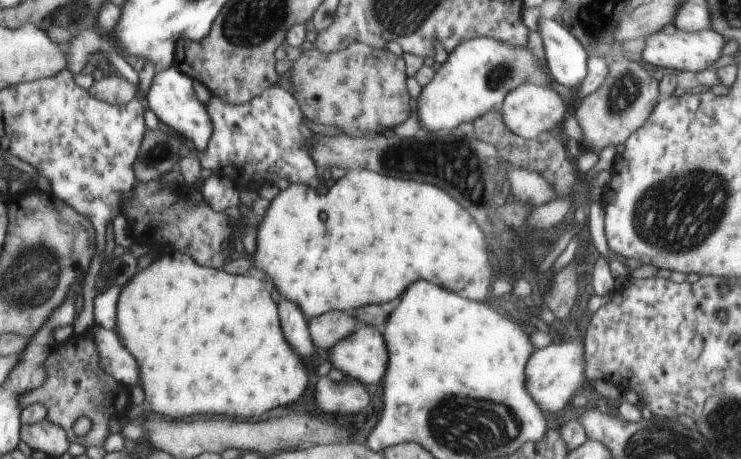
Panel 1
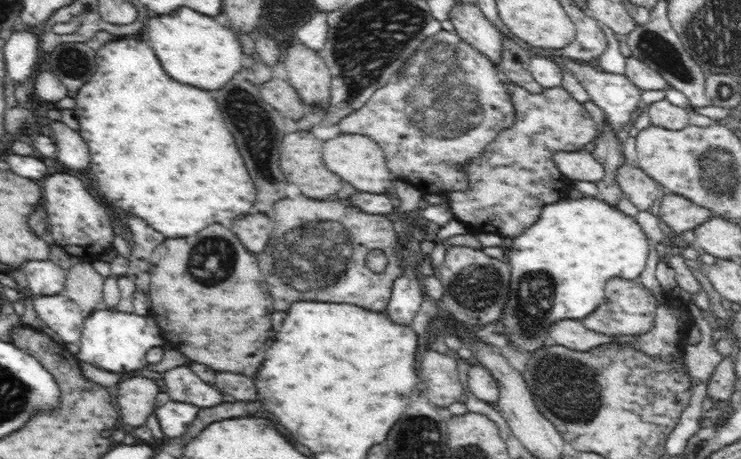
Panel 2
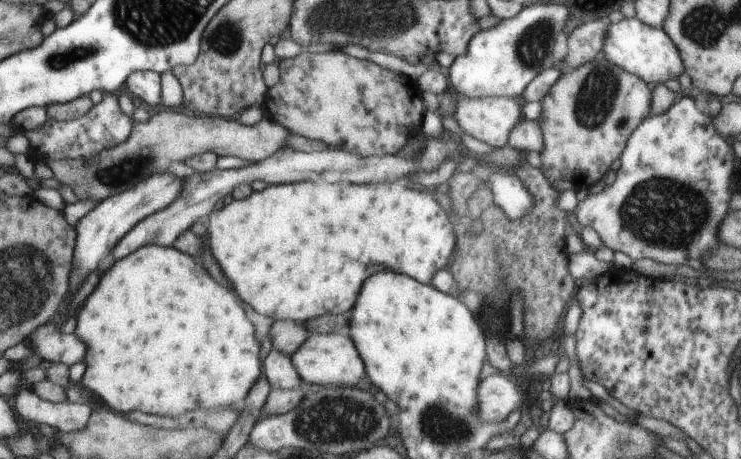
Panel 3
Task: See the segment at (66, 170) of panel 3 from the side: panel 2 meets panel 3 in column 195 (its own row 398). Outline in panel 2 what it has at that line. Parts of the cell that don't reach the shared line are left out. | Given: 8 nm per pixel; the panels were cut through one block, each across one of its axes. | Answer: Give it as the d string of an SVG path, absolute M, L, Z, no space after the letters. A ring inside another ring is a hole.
M134 376L120 381L116 388L116 404L120 425L130 428L145 426L146 418L154 411L154 402L160 391L159 382Z

